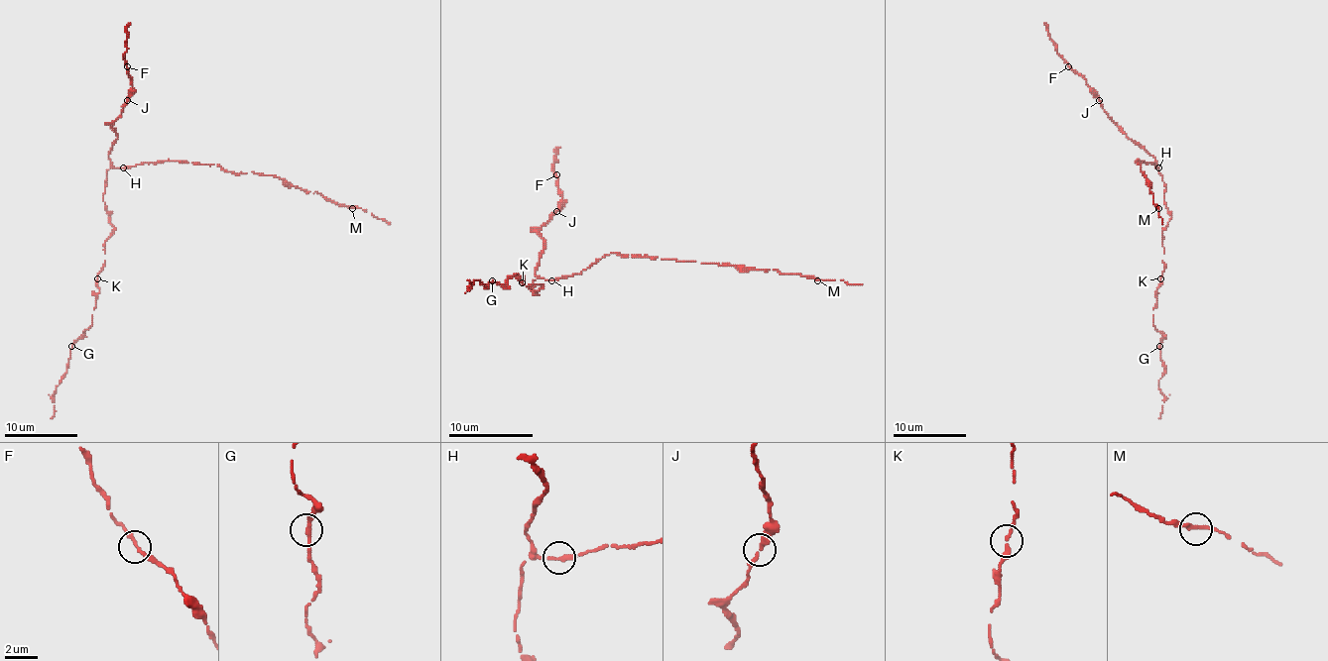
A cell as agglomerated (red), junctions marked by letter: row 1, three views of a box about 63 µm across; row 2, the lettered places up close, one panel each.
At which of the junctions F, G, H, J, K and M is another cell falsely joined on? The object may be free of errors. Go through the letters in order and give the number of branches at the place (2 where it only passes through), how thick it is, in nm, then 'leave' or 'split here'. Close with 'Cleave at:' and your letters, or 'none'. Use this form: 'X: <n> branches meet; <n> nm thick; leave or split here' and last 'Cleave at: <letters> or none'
F: 2 branches meet; 240 nm thick; leave
G: 2 branches meet; 240 nm thick; leave
H: 2 branches meet; 220 nm thick; leave
J: 2 branches meet; 280 nm thick; leave
K: 2 branches meet; 240 nm thick; leave
M: 2 branches meet; 240 nm thick; leave
Cleave at: none

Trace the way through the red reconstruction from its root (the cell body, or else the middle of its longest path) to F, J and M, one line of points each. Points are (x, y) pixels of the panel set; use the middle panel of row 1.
F: (547, 280), (540, 277), (535, 270), (545, 244), (540, 230), (562, 200), (556, 174)
J: (547, 280), (535, 274), (545, 244), (540, 230), (556, 210)
M: (547, 280), (579, 274), (611, 253), (778, 270), (782, 274), (800, 274), (817, 280)

